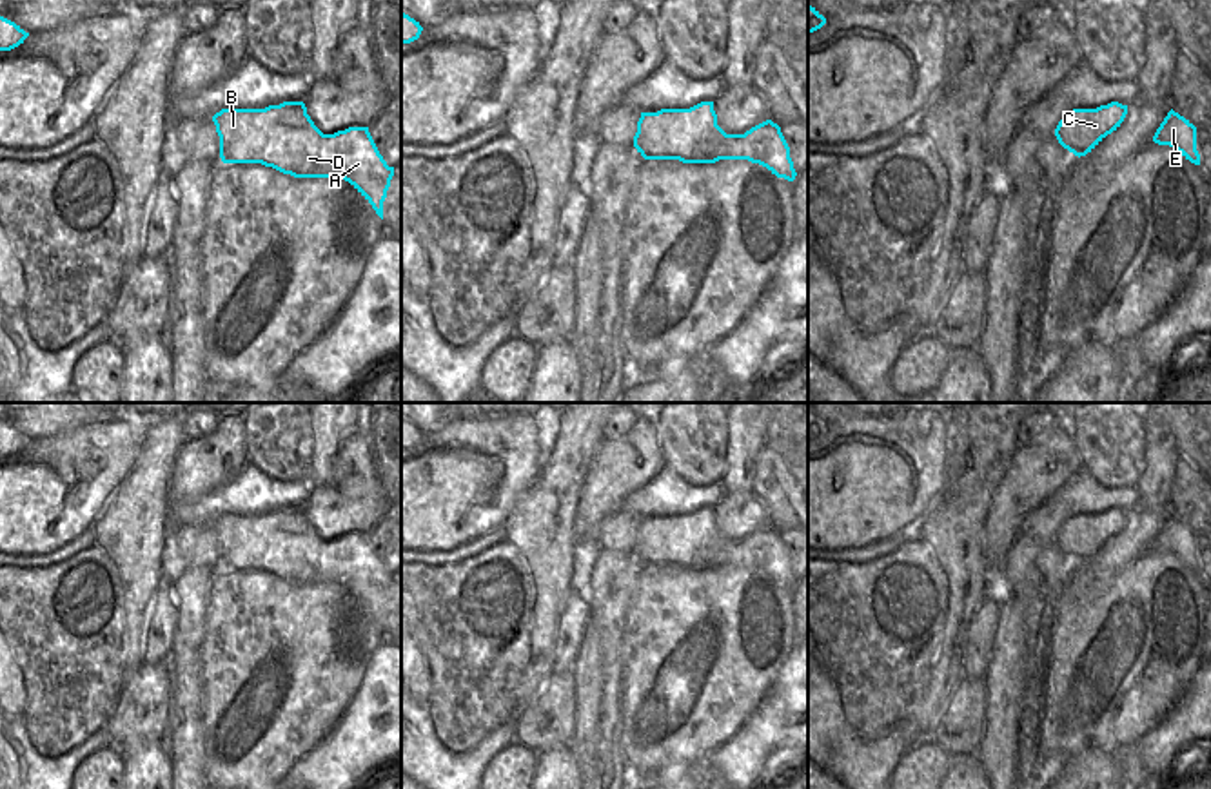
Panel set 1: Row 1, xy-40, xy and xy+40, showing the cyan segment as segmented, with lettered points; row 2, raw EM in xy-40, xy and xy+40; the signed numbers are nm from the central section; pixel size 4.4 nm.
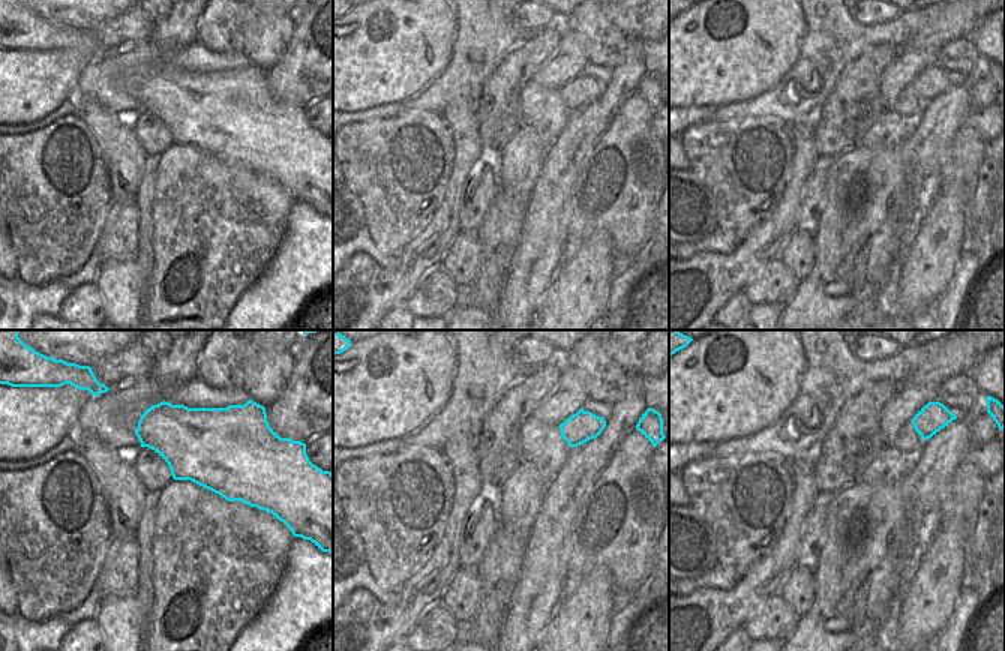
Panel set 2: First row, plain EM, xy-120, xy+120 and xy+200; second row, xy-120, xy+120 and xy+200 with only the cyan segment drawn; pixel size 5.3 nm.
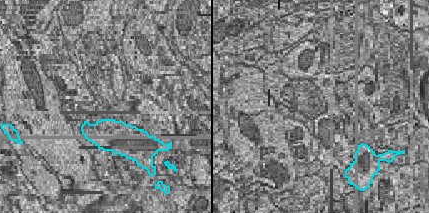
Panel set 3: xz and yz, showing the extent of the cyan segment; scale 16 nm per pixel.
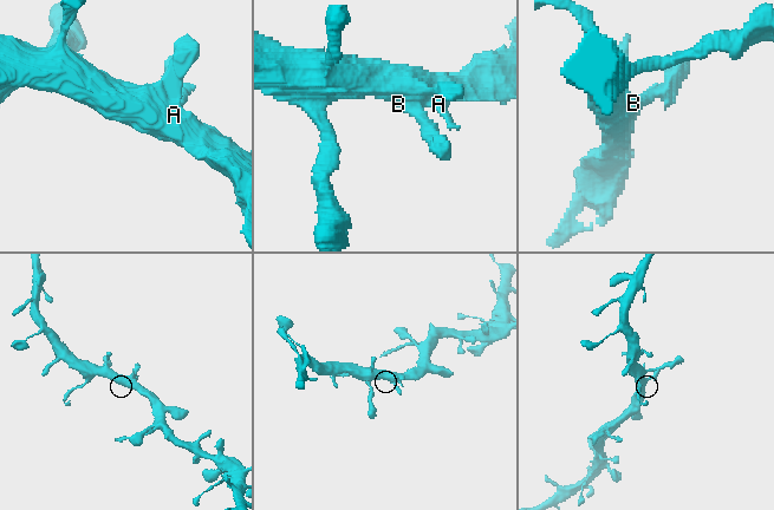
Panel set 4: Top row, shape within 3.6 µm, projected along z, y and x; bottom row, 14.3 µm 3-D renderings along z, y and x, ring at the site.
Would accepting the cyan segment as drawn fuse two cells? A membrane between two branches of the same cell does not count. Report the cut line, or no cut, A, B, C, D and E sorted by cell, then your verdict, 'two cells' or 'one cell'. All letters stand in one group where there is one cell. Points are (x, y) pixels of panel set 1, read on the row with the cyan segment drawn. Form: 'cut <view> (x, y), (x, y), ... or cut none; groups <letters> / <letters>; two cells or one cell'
cut none; groups A B C D E; one cell

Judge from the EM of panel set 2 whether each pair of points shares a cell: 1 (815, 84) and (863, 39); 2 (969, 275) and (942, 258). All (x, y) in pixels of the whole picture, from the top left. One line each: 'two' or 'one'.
1: one
2: two

